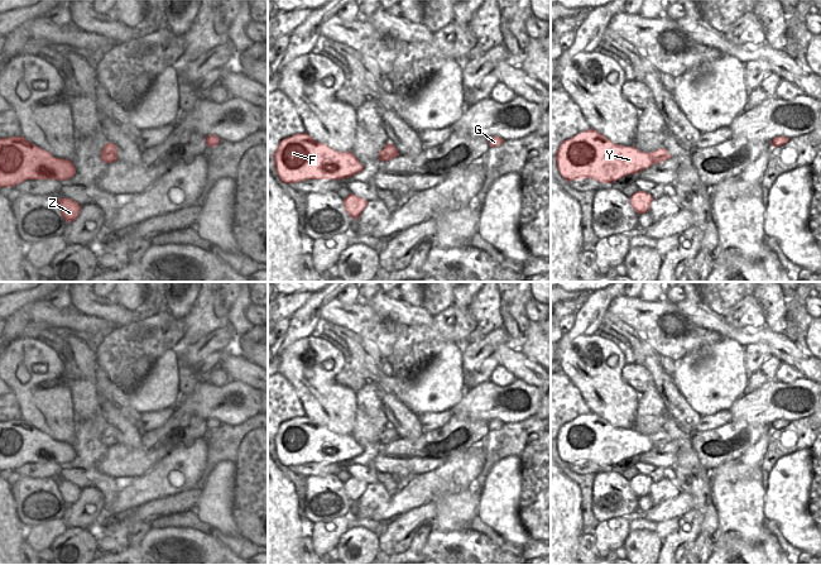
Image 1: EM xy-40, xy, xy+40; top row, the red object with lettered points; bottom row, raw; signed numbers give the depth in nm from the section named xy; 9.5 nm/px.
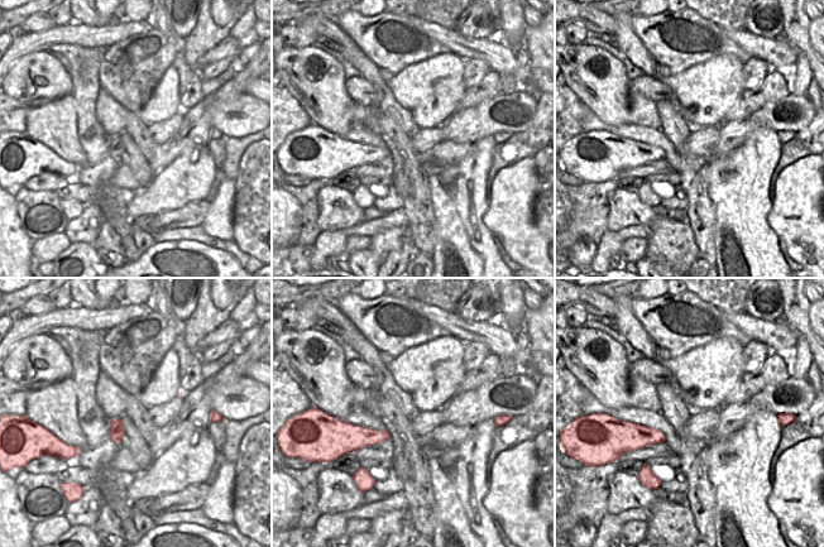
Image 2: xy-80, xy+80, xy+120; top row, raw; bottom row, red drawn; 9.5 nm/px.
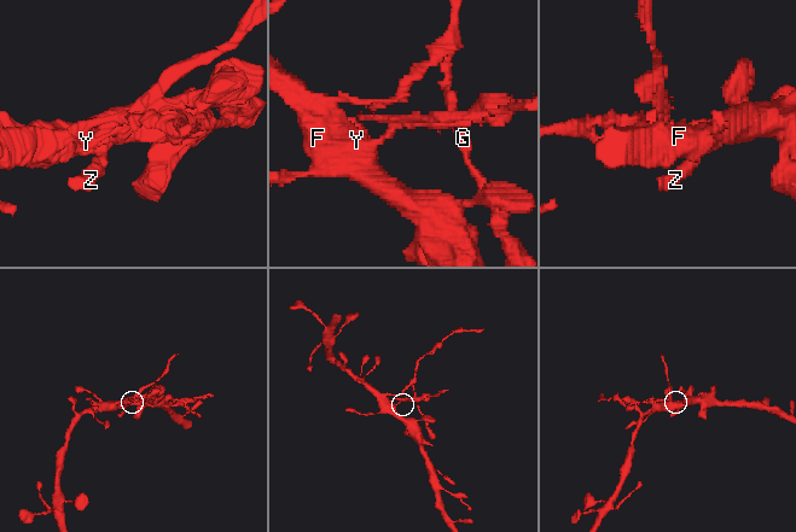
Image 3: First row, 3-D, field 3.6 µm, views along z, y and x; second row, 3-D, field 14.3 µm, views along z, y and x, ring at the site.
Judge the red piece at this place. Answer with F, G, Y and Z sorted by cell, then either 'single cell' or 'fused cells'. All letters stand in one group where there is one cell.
F Y Z / G | fused cells

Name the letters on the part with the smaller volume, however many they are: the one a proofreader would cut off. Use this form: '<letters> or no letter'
G

